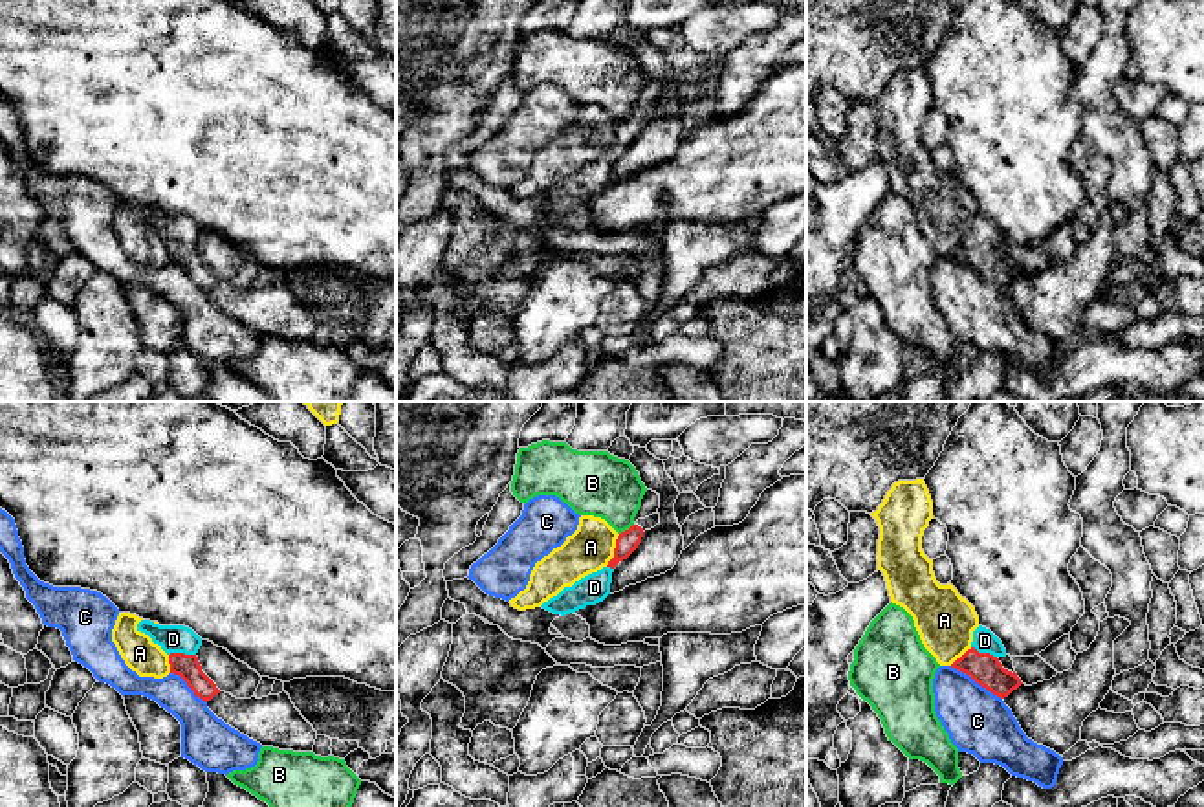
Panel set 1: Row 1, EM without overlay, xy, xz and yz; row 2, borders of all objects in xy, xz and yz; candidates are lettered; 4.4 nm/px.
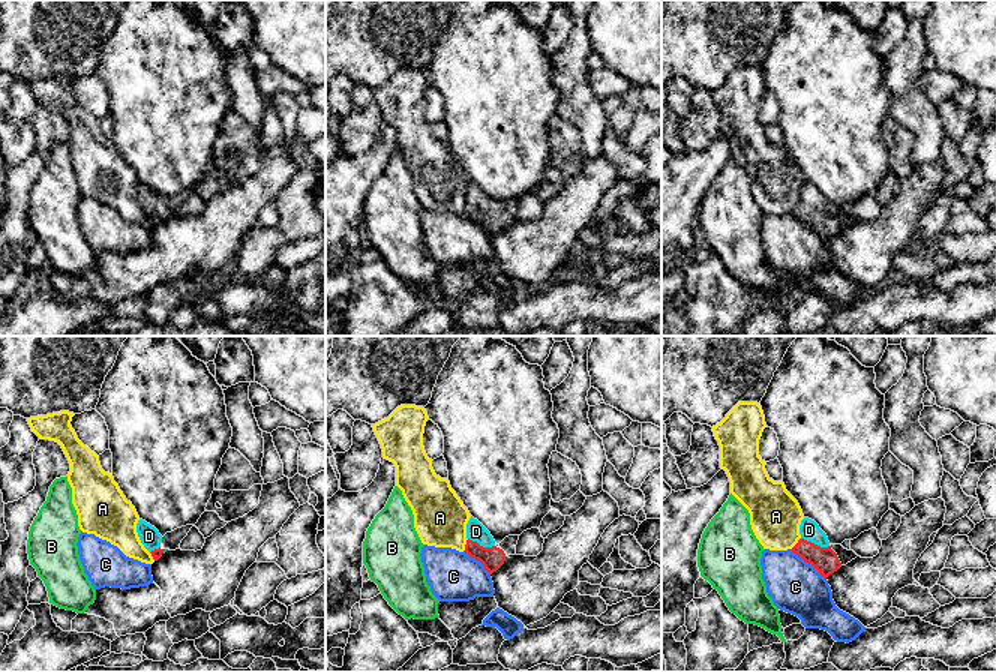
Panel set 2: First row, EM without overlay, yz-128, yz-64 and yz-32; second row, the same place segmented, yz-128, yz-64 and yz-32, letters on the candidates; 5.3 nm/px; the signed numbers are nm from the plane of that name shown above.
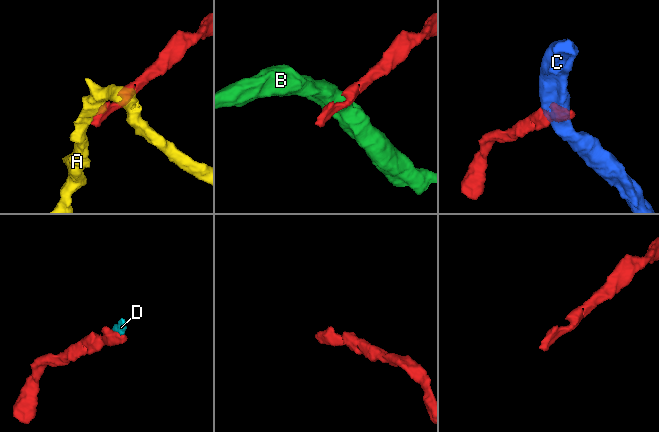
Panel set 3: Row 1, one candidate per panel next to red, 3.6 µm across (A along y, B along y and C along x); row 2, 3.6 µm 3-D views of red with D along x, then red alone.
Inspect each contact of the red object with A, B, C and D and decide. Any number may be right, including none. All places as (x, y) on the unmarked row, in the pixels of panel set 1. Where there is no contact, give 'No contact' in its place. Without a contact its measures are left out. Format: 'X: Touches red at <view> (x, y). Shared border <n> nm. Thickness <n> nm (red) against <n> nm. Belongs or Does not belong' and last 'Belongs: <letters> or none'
A: Touches red at xz (614, 140). Shared border 160 nm. Thickness 100 nm (red) against 200 nm. Does not belong
B: Touches red at xz (625, 120). Shared border 80 nm. Thickness 100 nm (red) against 280 nm. Does not belong
C: Touches red at yz (975, 270). Shared border 280 nm. Thickness 140 nm (red) against 280 nm. Does not belong
D: Touches red at xy (182, 243). Shared border 120 nm. Thickness 110 nm (red) against 130 nm. Belongs
Belongs: D

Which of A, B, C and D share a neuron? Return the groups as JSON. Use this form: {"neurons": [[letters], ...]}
{"neurons": [["A"], ["B"], ["C"], ["D"]]}

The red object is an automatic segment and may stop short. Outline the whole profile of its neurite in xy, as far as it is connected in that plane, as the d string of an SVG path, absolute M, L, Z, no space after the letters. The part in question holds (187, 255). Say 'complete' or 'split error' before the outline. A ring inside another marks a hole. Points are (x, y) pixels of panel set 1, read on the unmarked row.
split error | M141 209L137 220L148 224L169 244L170 262L180 264L196 286L207 292L220 282L216 273L202 260L196 246L202 227L192 218Z

